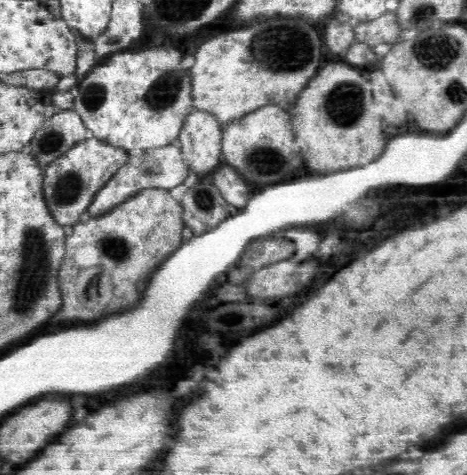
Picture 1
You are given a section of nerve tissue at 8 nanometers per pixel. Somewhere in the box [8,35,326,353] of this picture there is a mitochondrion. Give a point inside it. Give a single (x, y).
(33, 274)

